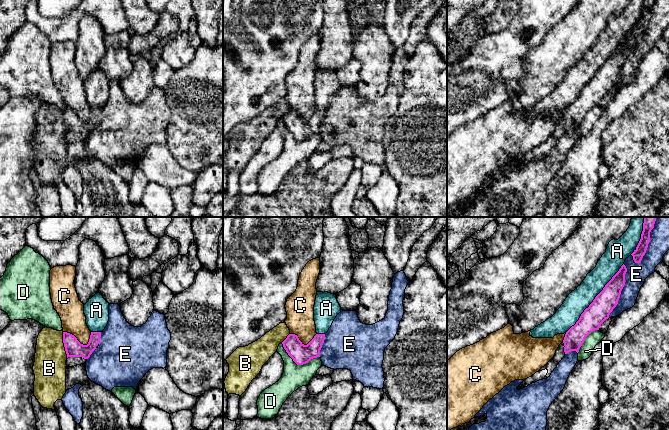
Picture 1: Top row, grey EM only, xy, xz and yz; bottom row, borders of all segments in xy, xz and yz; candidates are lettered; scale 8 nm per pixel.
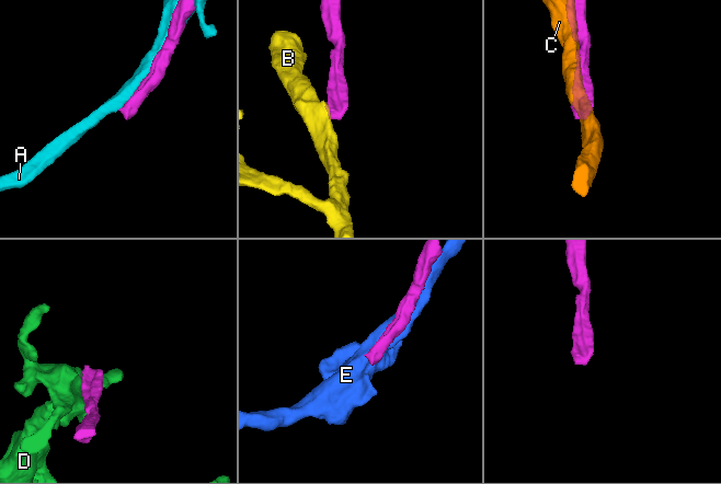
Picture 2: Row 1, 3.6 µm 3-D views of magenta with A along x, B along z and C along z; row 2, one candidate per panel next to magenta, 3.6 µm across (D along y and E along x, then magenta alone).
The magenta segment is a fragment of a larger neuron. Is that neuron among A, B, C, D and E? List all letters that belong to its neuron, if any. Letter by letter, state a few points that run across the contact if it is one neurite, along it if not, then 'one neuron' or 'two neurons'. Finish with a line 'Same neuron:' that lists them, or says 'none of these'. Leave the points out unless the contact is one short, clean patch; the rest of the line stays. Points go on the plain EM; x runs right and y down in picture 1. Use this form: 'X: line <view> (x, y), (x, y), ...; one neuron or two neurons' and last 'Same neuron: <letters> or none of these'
A: two neurons
B: line xy (62, 108), (62, 118), (67, 133); two neurons
C: two neurons
D: two neurons
E: two neurons
Same neuron: none of these

